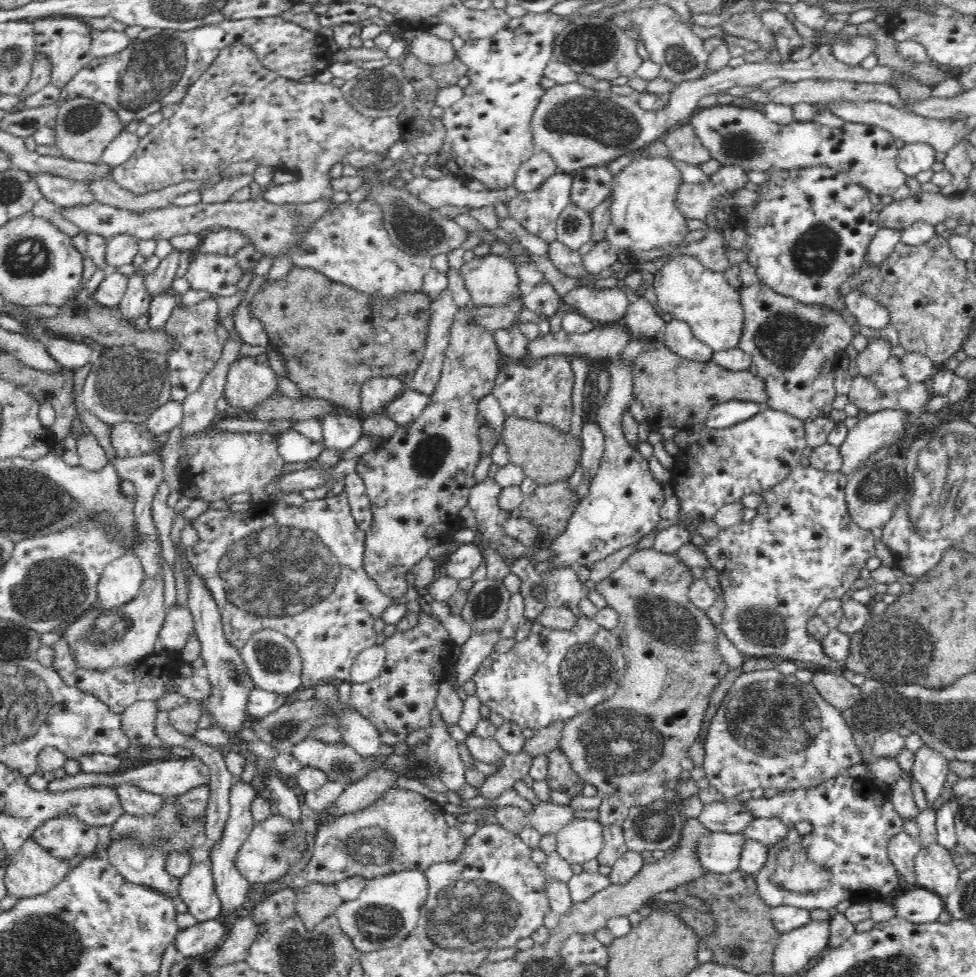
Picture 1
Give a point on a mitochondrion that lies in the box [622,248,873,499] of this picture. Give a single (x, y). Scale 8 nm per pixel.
(782, 339)

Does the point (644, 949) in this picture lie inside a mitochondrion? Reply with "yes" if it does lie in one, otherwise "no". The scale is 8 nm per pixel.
no

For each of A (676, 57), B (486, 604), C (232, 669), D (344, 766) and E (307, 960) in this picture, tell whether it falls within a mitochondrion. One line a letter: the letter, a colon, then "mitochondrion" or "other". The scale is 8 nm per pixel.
A: mitochondrion
B: mitochondrion
C: mitochondrion
D: mitochondrion
E: mitochondrion

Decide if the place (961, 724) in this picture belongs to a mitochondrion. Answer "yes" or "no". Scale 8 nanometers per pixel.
yes

